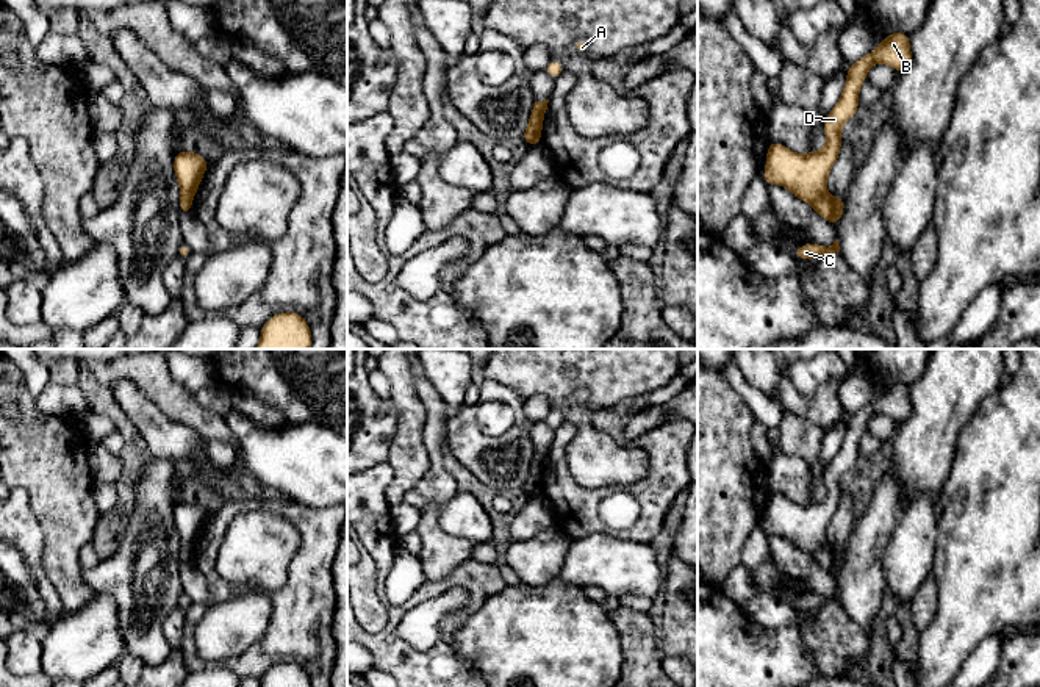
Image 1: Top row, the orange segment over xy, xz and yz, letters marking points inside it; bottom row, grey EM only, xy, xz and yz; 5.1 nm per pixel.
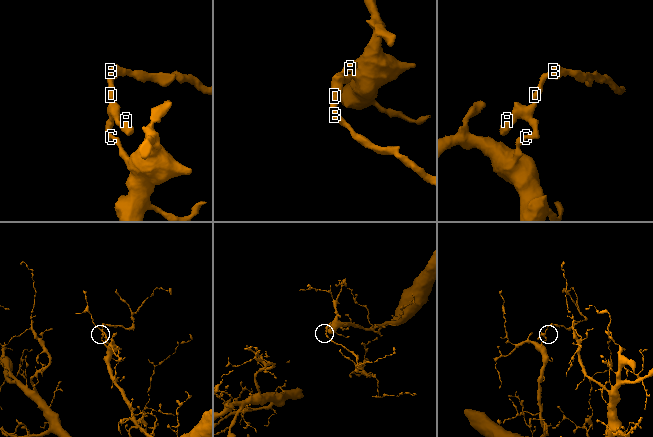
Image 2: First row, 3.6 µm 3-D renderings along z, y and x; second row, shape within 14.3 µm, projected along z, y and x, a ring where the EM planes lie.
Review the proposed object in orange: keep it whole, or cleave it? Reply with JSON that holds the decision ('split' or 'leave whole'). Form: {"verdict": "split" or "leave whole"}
{"verdict": "split"}

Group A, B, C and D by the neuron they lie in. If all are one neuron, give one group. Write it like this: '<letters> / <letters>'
A B D / C

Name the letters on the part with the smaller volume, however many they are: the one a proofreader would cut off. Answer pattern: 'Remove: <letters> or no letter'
Remove: A, B, D

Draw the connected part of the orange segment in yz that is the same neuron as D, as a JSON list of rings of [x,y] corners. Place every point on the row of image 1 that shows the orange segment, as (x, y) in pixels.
[[[896,31],[884,36],[880,45],[848,66],[846,85],[834,110],[827,114],[823,128],[826,147],[801,155],[784,144],[768,144],[763,178],[766,186],[784,185],[798,199],[812,205],[826,194],[827,175],[841,149],[841,128],[854,117],[859,108],[859,89],[866,81],[868,69],[876,63],[893,67],[898,74],[912,64],[910,34]]]

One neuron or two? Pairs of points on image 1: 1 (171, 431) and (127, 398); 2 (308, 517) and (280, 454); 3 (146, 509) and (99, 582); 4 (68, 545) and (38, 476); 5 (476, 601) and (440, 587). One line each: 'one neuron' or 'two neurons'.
1: one neuron
2: two neurons
3: one neuron
4: one neuron
5: one neuron

